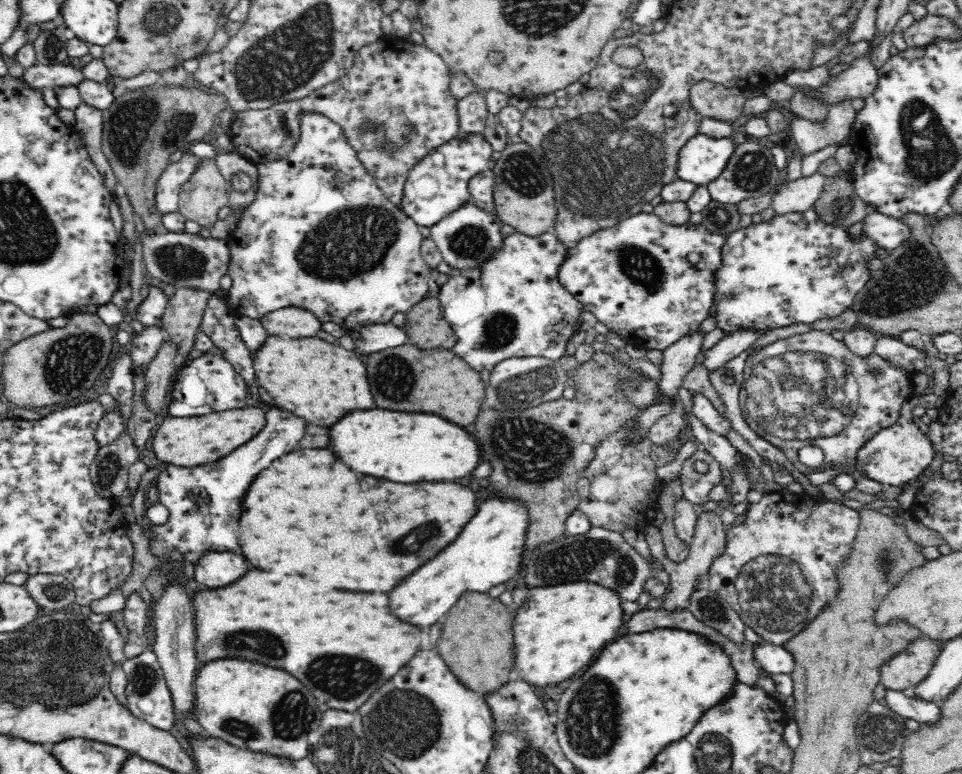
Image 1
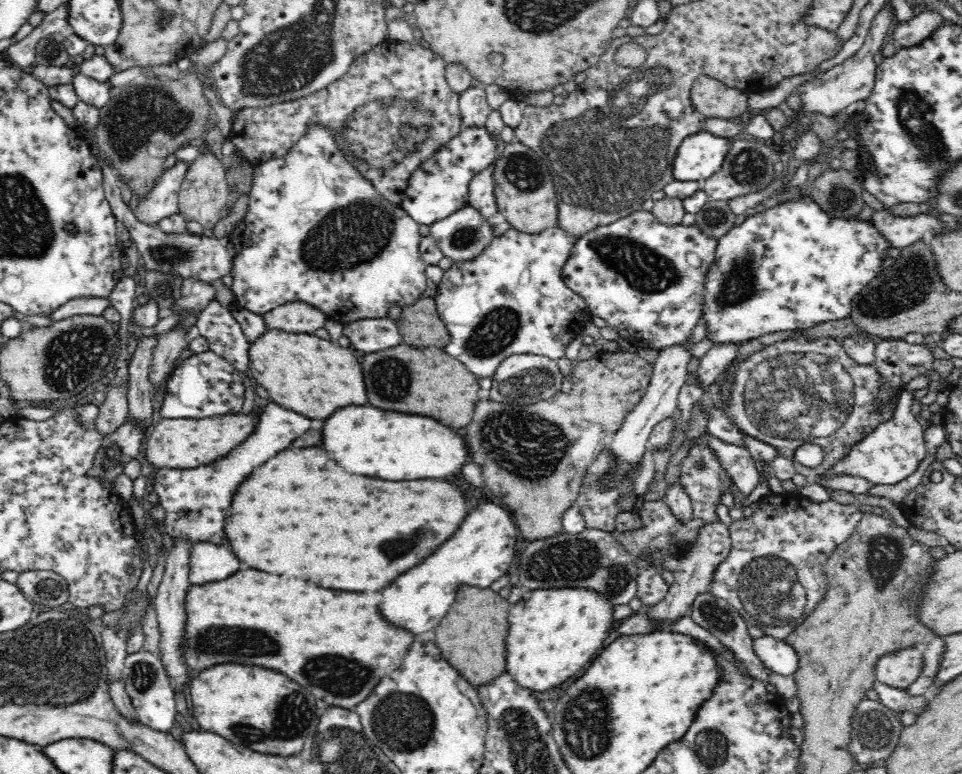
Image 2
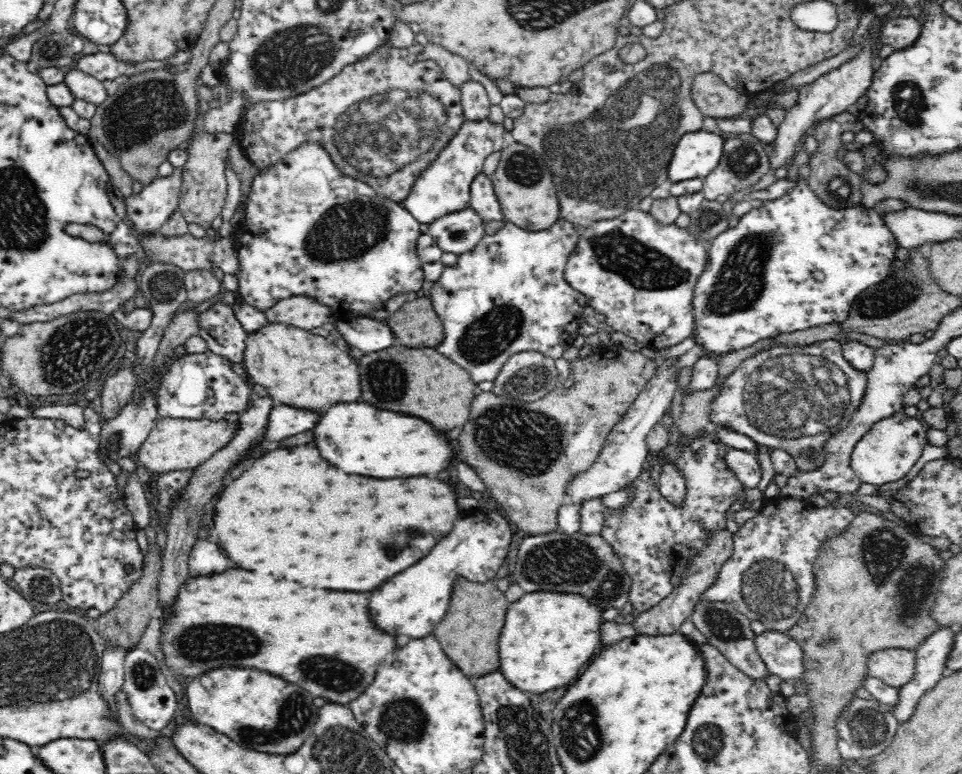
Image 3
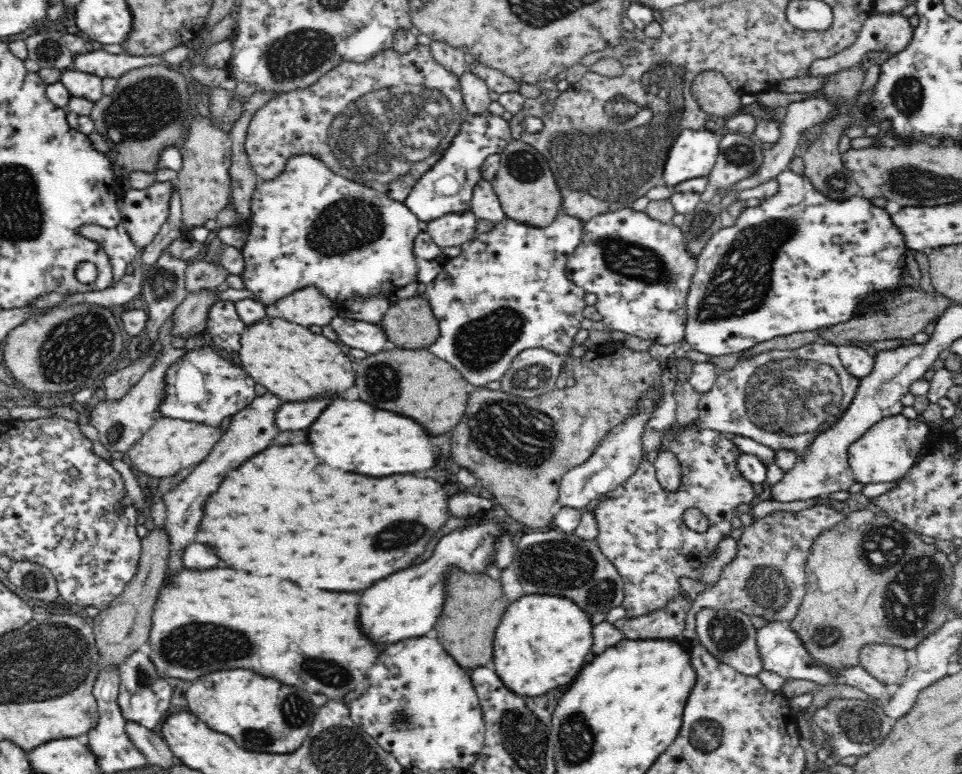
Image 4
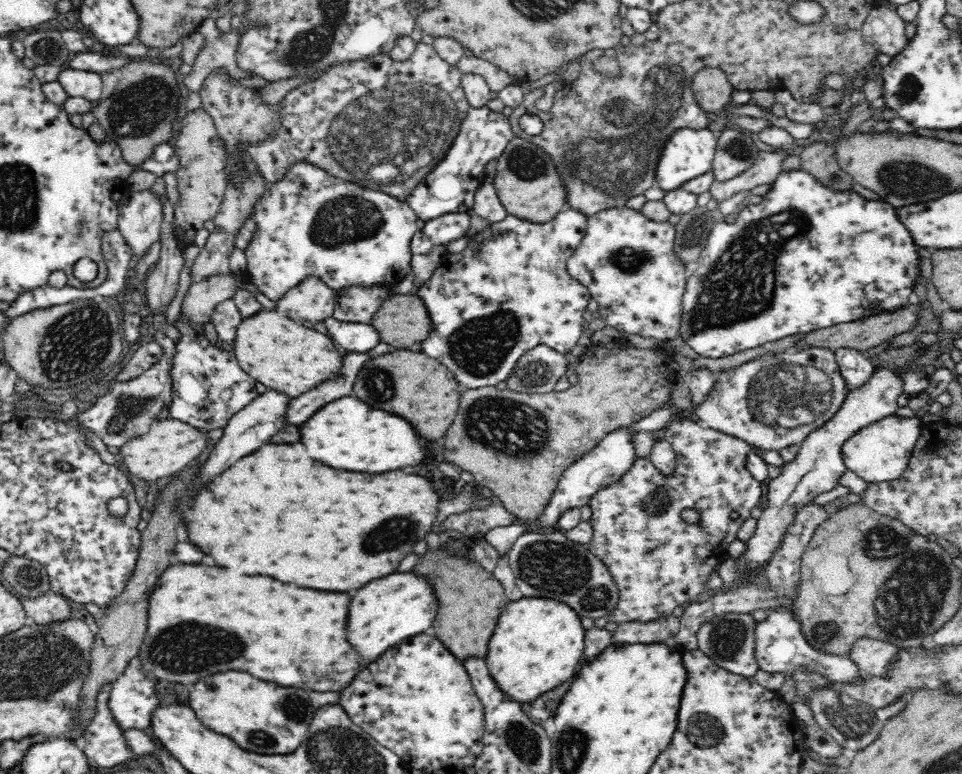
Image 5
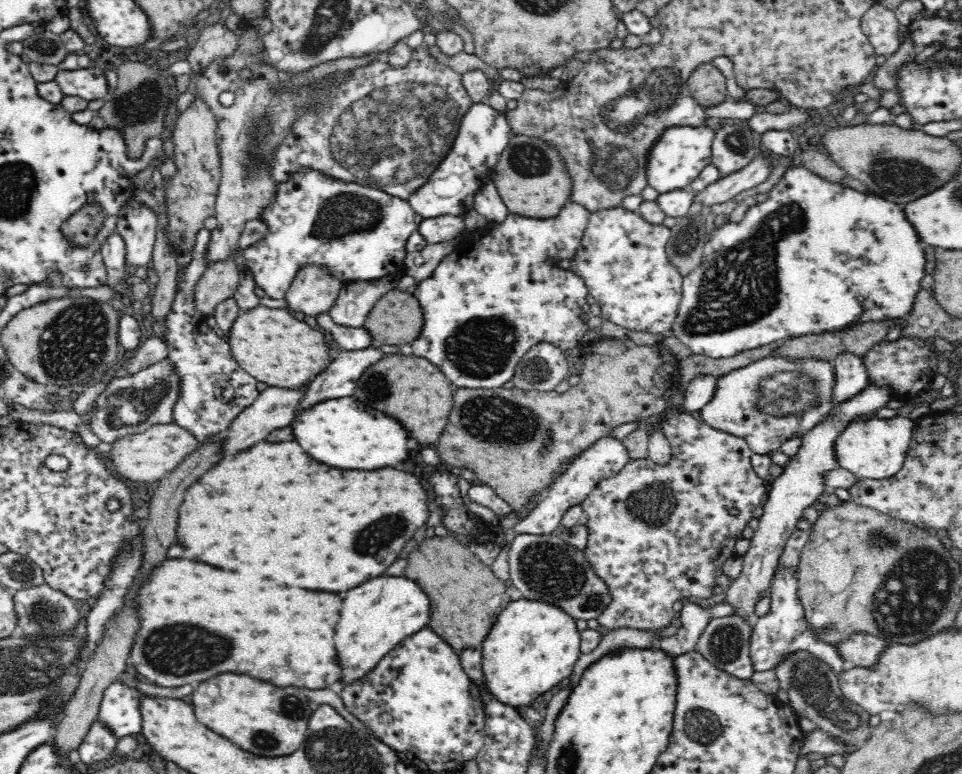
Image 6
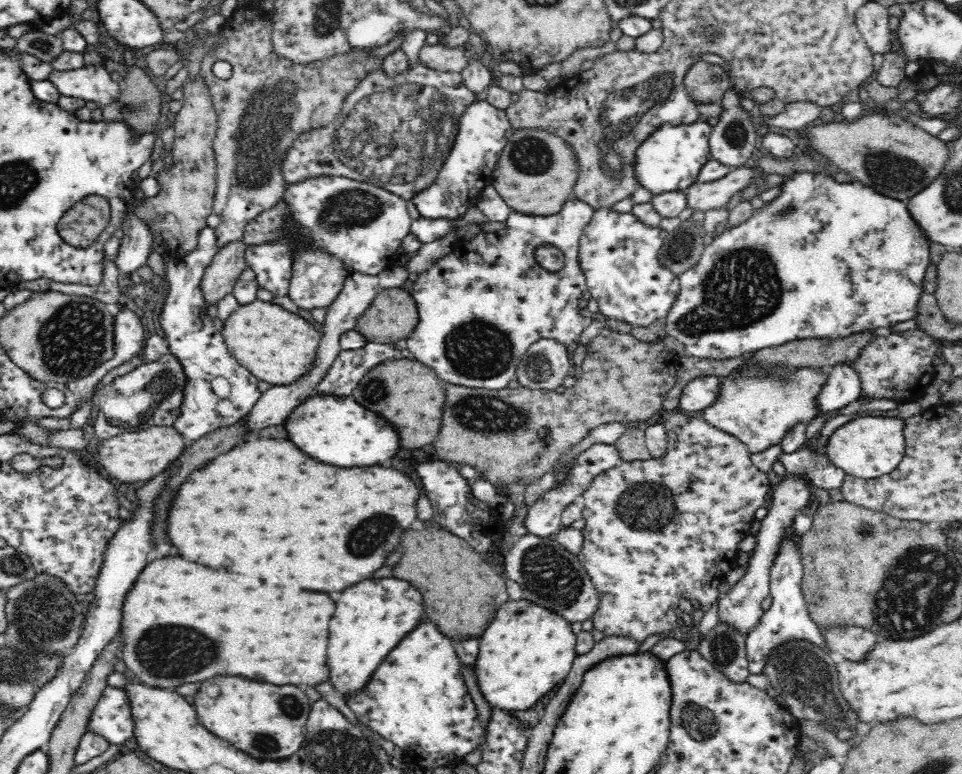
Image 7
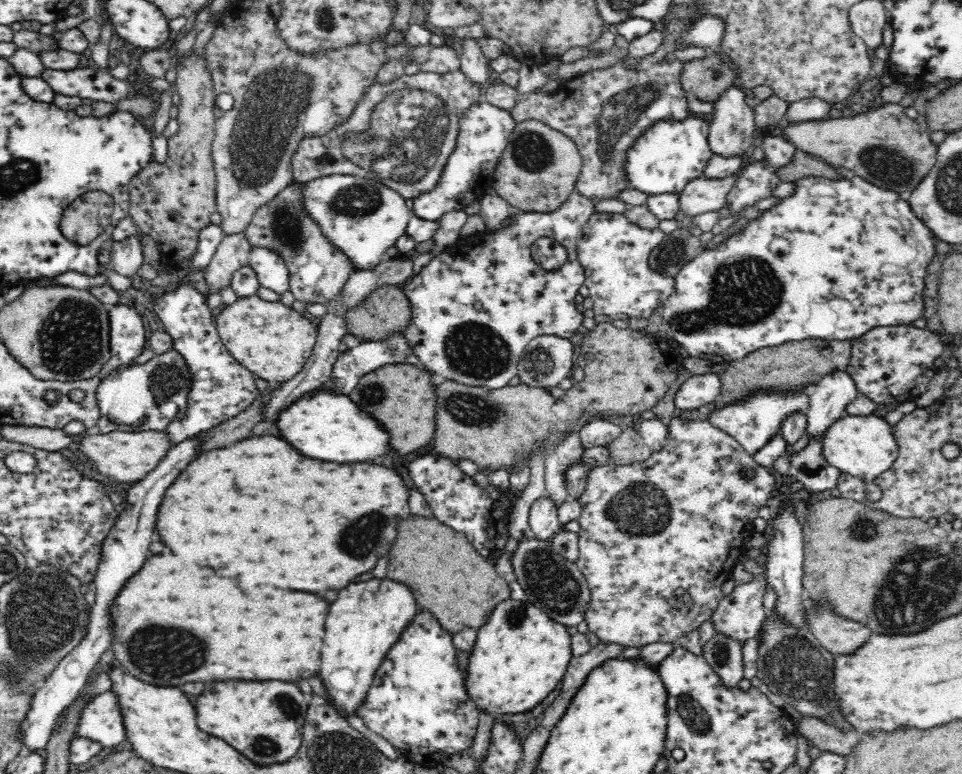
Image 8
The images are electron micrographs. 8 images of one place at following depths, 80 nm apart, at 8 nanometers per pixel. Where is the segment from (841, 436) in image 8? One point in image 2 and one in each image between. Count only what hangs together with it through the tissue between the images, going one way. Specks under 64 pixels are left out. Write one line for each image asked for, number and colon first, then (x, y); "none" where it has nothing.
2: (894, 450)
3: (892, 447)
4: (885, 453)
5: (881, 452)
6: (876, 449)
7: (869, 447)

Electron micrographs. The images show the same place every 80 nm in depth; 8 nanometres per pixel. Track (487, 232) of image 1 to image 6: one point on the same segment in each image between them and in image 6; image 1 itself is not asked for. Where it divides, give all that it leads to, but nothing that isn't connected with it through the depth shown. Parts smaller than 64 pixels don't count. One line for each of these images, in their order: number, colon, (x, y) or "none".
2: (462, 236)
3: (458, 233)
4: (455, 229)
5: (454, 226)
6: (445, 228)

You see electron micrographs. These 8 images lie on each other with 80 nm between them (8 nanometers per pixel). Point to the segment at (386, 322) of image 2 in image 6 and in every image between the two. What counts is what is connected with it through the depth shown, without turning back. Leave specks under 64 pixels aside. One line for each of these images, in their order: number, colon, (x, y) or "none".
3: (367, 334)
4: (370, 337)
5: (357, 337)
6: (349, 338)

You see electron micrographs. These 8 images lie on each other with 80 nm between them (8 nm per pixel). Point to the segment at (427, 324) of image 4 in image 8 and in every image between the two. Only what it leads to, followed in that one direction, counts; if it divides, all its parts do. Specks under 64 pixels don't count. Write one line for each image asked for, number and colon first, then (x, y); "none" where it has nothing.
5: (402, 320)
6: (397, 318)
7: (391, 318)
8: (387, 311)

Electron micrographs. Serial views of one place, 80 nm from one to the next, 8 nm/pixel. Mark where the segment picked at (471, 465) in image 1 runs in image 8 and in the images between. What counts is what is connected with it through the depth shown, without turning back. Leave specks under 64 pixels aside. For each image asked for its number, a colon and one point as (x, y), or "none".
2: (390, 445)
3: (358, 438)
4: (353, 436)
5: (348, 434)
6: (343, 433)
7: (332, 429)
8: (330, 427)

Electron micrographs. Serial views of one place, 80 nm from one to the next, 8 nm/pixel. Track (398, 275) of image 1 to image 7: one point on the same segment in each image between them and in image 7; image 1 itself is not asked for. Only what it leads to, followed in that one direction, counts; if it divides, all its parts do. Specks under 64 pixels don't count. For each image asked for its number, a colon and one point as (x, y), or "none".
2: (316, 231)
3: (309, 229)
4: (310, 227)
5: (309, 223)
6: (359, 233)
7: (362, 225)

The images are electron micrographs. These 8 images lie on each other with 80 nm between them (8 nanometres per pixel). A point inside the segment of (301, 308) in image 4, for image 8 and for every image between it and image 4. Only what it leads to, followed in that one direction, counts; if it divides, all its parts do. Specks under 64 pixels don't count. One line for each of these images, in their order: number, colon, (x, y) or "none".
5: (311, 300)
6: (313, 291)
7: (317, 278)
8: (318, 271)

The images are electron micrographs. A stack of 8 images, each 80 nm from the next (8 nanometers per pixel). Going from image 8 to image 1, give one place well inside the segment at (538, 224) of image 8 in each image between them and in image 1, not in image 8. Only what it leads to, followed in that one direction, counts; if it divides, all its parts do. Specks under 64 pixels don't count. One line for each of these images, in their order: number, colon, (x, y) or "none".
1: (514, 306)
2: (511, 300)
3: (509, 295)
4: (507, 291)
5: (508, 291)
6: (488, 302)
7: (480, 308)

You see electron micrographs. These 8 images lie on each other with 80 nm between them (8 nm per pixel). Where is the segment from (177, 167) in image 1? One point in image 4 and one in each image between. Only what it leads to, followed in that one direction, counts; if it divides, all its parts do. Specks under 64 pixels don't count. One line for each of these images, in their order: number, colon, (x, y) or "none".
2: (162, 200)
3: (149, 209)
4: (143, 212)

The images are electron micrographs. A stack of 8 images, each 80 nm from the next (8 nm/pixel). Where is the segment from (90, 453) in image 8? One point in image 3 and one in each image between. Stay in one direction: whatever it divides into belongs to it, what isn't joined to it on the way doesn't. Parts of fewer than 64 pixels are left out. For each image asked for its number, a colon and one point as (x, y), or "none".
3: (174, 444)
4: (170, 445)
5: (169, 447)
6: (150, 456)
7: (142, 455)

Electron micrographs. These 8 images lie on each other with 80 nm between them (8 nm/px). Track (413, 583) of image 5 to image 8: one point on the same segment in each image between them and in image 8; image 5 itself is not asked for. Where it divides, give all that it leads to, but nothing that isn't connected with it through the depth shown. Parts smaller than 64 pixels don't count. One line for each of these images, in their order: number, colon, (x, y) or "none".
6: (377, 616)
7: (372, 617)
8: (367, 618)

